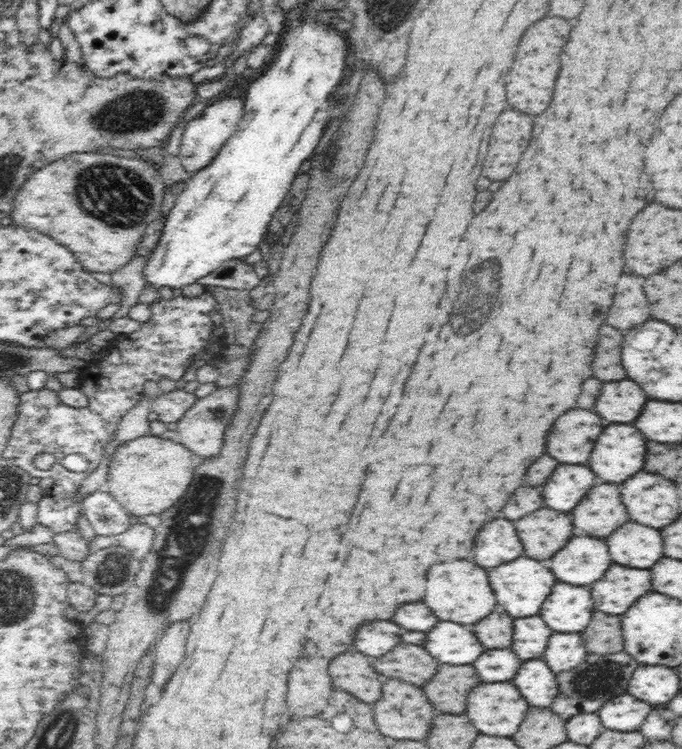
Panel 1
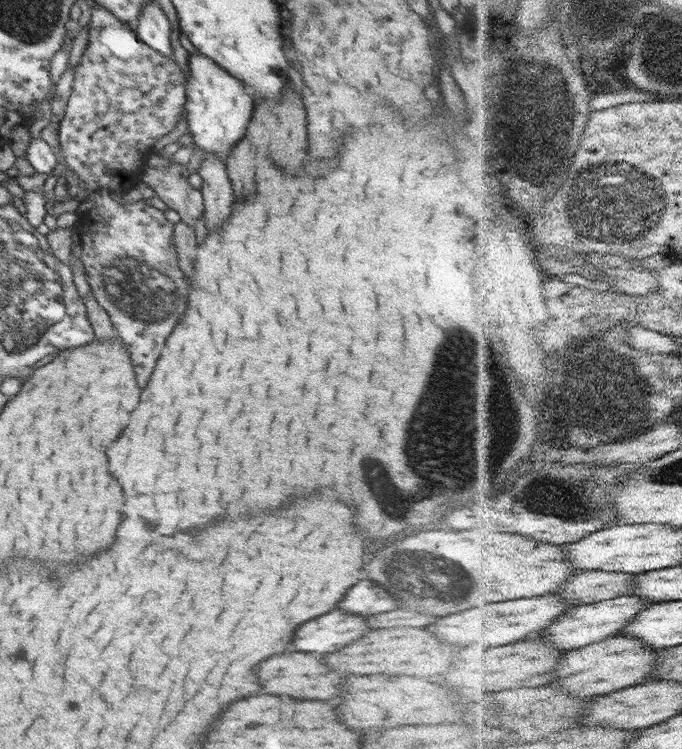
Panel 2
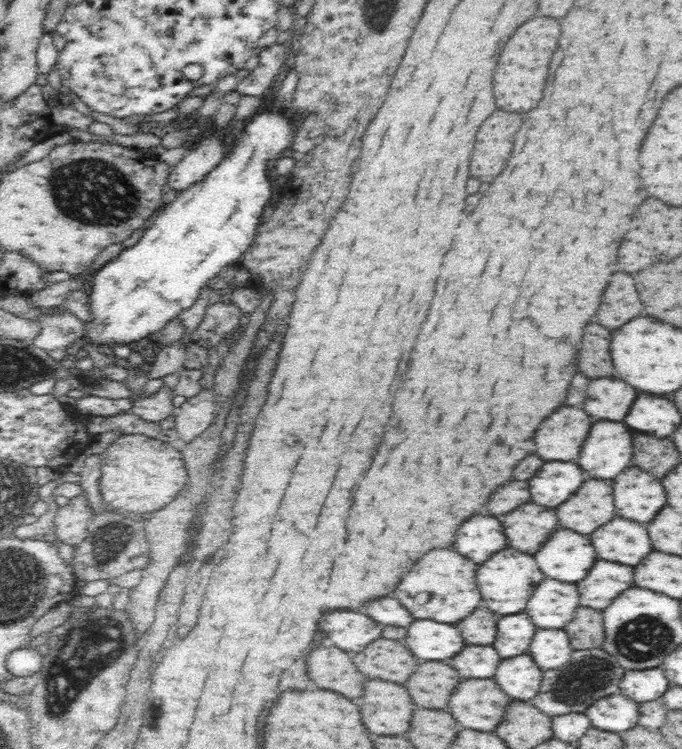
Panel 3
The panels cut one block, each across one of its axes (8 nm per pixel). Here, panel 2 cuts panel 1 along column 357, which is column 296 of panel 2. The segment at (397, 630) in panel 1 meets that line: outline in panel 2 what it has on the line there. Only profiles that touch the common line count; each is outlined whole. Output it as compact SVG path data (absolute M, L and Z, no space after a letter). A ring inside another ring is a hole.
M334 610L302 624L296 632L294 646L302 652L324 654L340 650L369 632L366 617Z

